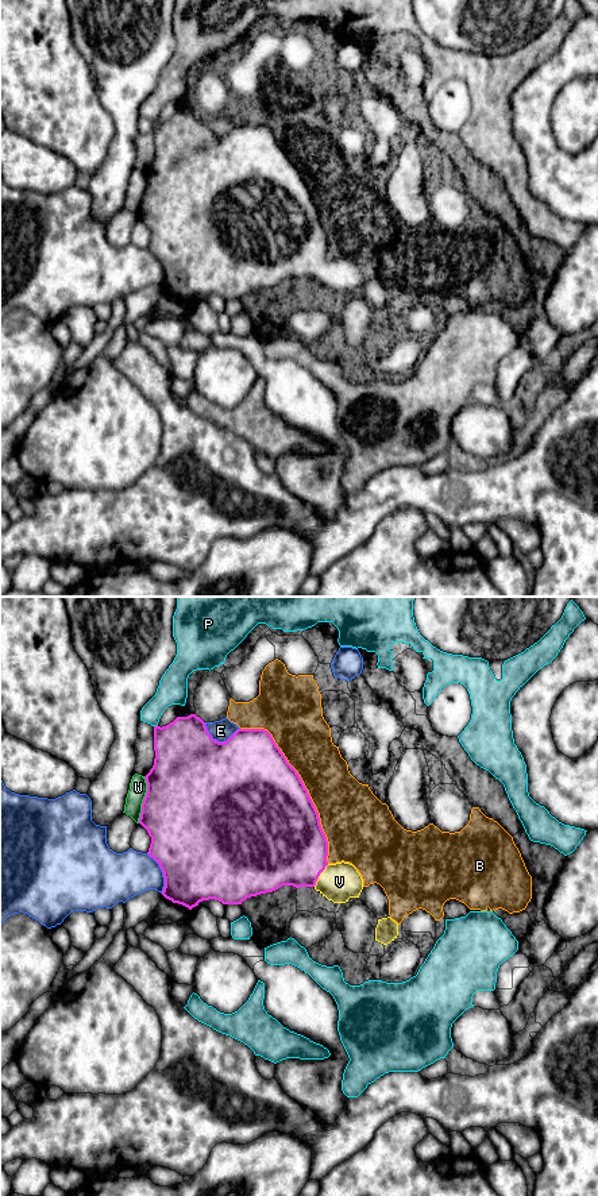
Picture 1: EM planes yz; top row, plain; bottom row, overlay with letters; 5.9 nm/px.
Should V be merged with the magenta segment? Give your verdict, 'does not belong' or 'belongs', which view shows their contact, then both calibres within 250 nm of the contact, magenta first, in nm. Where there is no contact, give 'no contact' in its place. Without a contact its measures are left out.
belongs | yz | 460/220 nm

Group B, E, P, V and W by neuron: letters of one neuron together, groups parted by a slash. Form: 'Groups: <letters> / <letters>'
Groups: B / E / P / V / W

